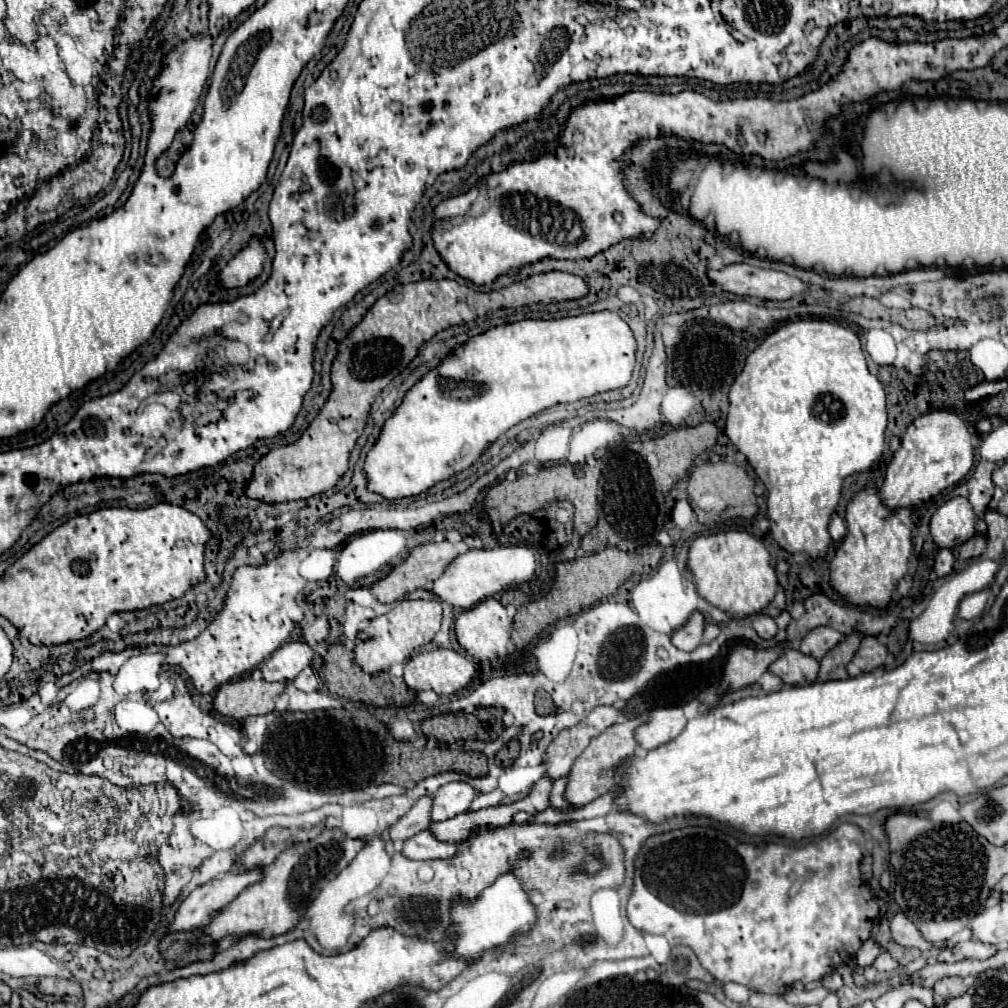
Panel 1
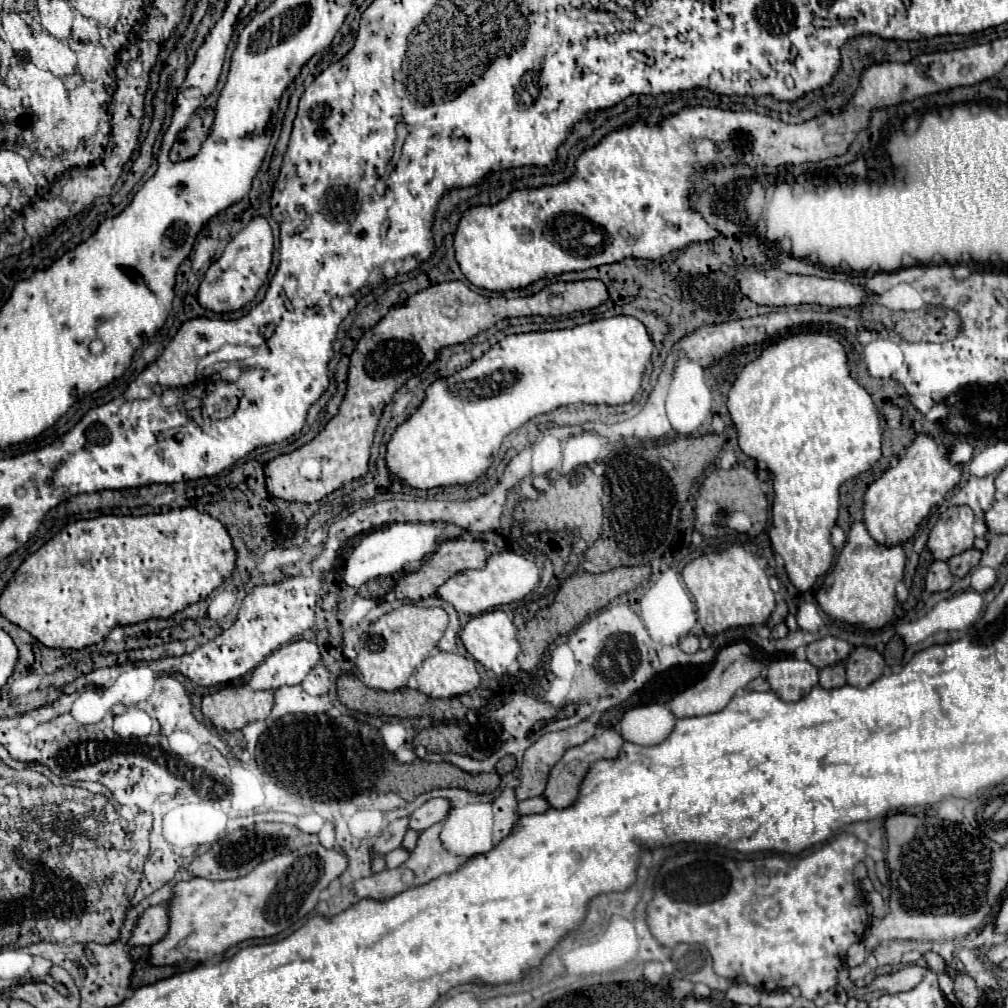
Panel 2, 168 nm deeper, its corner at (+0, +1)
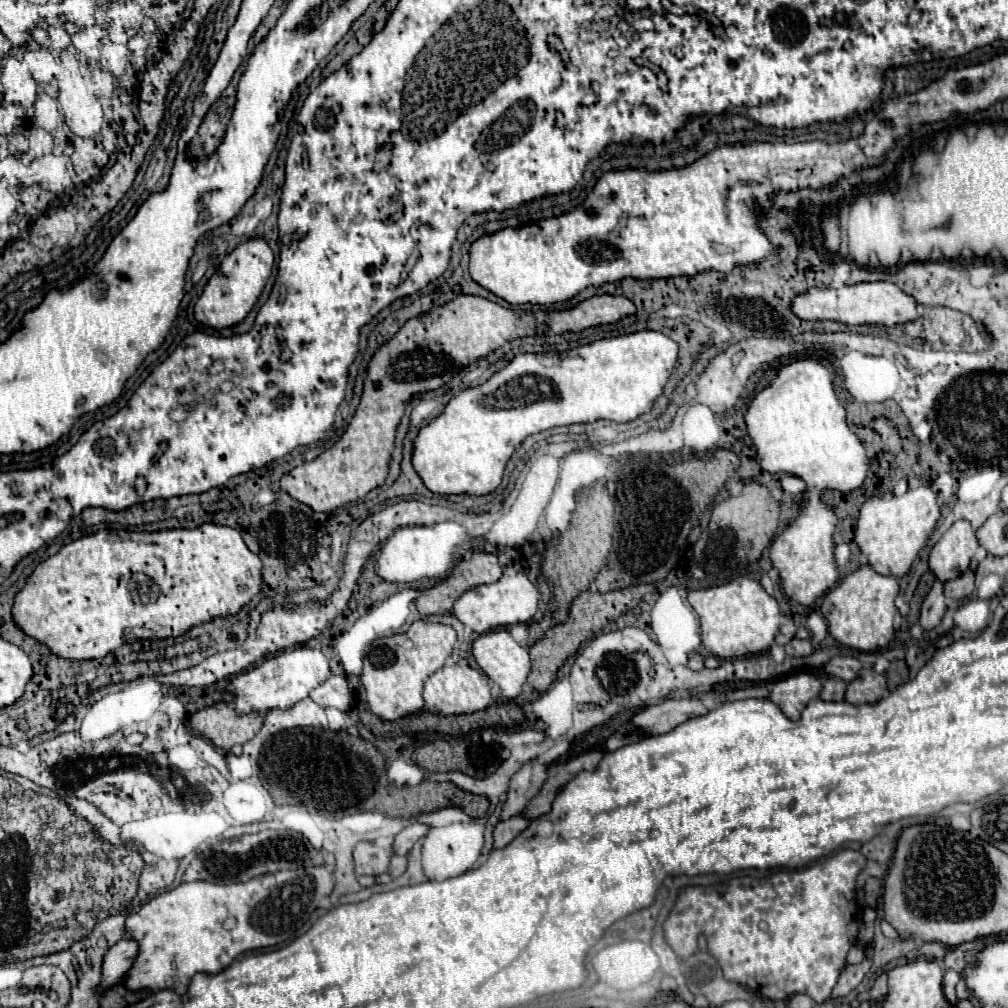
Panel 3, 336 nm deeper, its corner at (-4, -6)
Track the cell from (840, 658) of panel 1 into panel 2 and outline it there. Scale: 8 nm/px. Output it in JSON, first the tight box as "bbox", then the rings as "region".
{"bbox":[820,662,846,688],"region":[[[838,662],[834,666],[826,666],[824,670],[820,670],[820,686],[822,688],[840,688],[846,684],[846,676],[844,676],[844,664]]]}

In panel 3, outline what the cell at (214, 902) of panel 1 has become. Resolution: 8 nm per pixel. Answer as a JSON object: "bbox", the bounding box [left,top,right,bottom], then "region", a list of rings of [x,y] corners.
{"bbox":[100,939,138,989],"region":[[[120,939],[120,943],[116,943],[114,947],[108,949],[108,953],[104,955],[104,963],[102,963],[102,979],[100,979],[100,989],[110,989],[114,985],[118,985],[124,977],[124,973],[130,969],[130,965],[134,963],[138,953],[138,947],[134,941],[130,939]]]}

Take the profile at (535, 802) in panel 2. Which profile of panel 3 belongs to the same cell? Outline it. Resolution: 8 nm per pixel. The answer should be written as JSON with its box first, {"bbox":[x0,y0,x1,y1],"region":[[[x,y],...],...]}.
{"bbox":[494,815,528,849],"region":[[[516,815],[508,821],[500,821],[494,827],[494,849],[502,849],[506,847],[516,835],[520,835],[520,831],[524,831],[524,827],[528,825],[528,819],[524,819],[522,815]]]}

